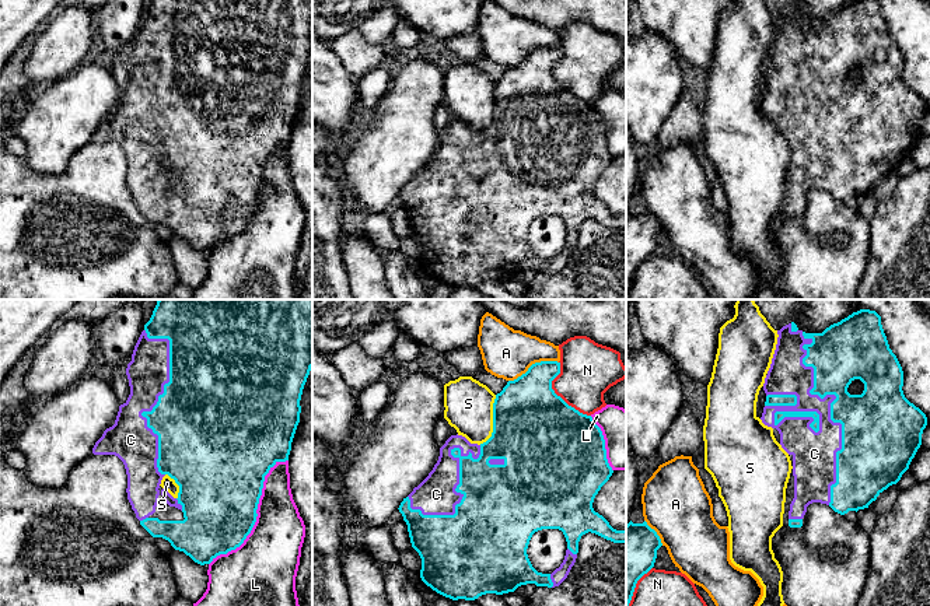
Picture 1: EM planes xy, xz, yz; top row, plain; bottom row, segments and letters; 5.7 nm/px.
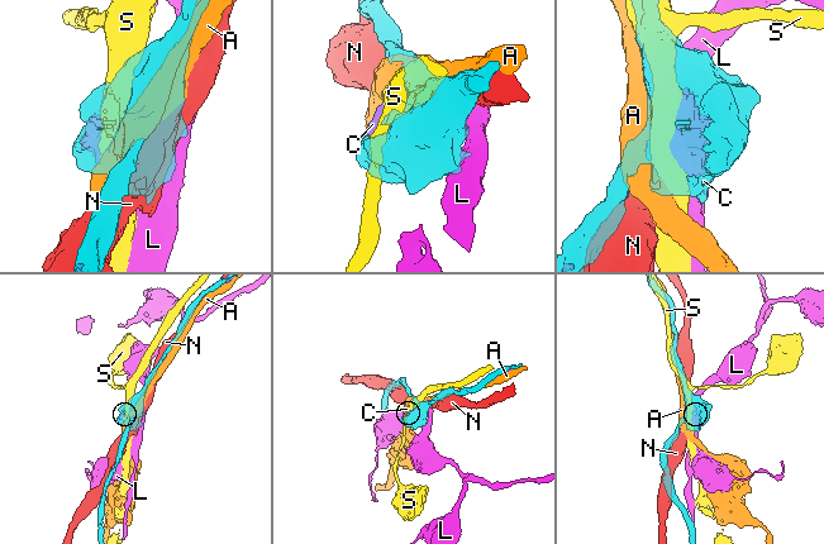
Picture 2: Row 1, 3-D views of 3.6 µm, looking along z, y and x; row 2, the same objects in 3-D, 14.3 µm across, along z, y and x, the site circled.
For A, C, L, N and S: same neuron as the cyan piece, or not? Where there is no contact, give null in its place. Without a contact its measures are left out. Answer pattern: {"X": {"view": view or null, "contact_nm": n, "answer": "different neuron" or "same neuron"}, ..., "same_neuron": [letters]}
{"A": {"view": "xz", "contact_nm": 300, "answer": "different neuron"}, "C": {"view": "yz", "contact_nm": 1000, "answer": "same neuron"}, "L": {"view": "xy", "contact_nm": 750, "answer": "different neuron"}, "N": {"view": "xz", "contact_nm": 360, "answer": "different neuron"}, "S": {"view": "xz", "contact_nm": 300, "answer": "different neuron"}, "same_neuron": ["C"]}

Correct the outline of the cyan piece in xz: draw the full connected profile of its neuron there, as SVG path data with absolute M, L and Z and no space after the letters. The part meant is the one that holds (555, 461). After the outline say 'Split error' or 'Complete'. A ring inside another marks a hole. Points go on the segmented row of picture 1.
M541 361L508 381L493 403L492 437L478 445L462 435L451 435L440 448L433 470L401 502L398 509L408 525L412 547L422 558L420 578L437 593L452 600L475 600L486 593L514 592L527 584L555 588L574 565L583 535L591 532L613 543L626 543L626 529L613 529L592 508L595 495L613 473L602 431L591 416L580 413L555 393L552 381L559 374L560 362ZM542 529L559 529L567 542L564 560L552 574L538 572L527 554L532 535Z. Split error

